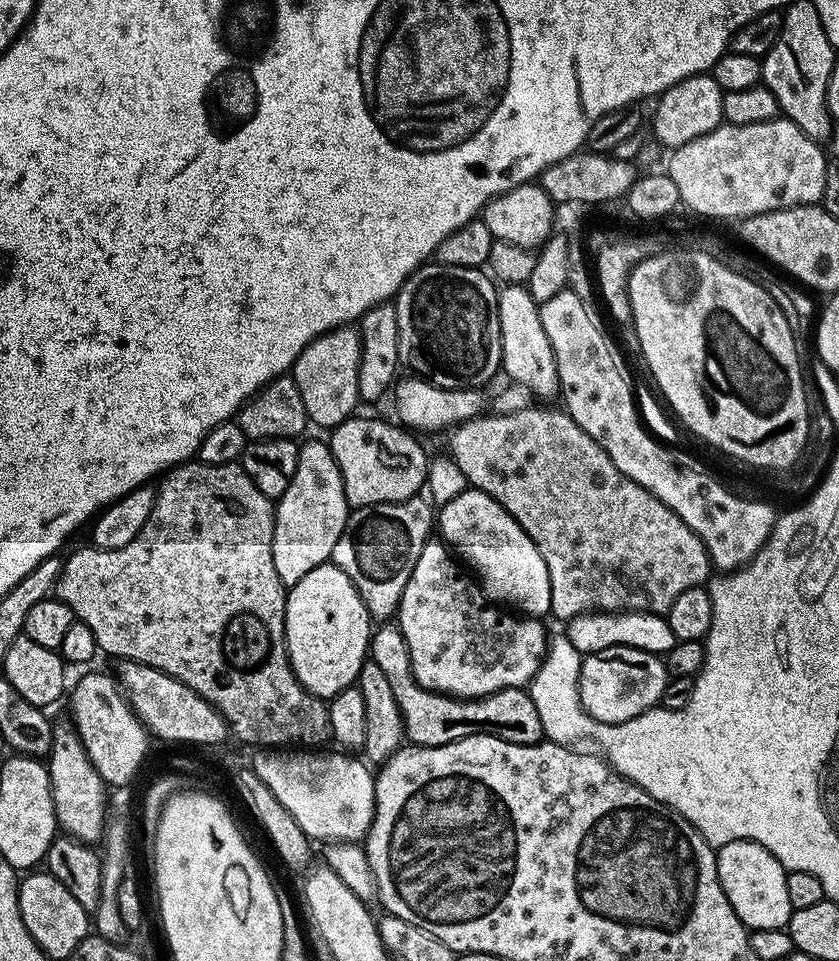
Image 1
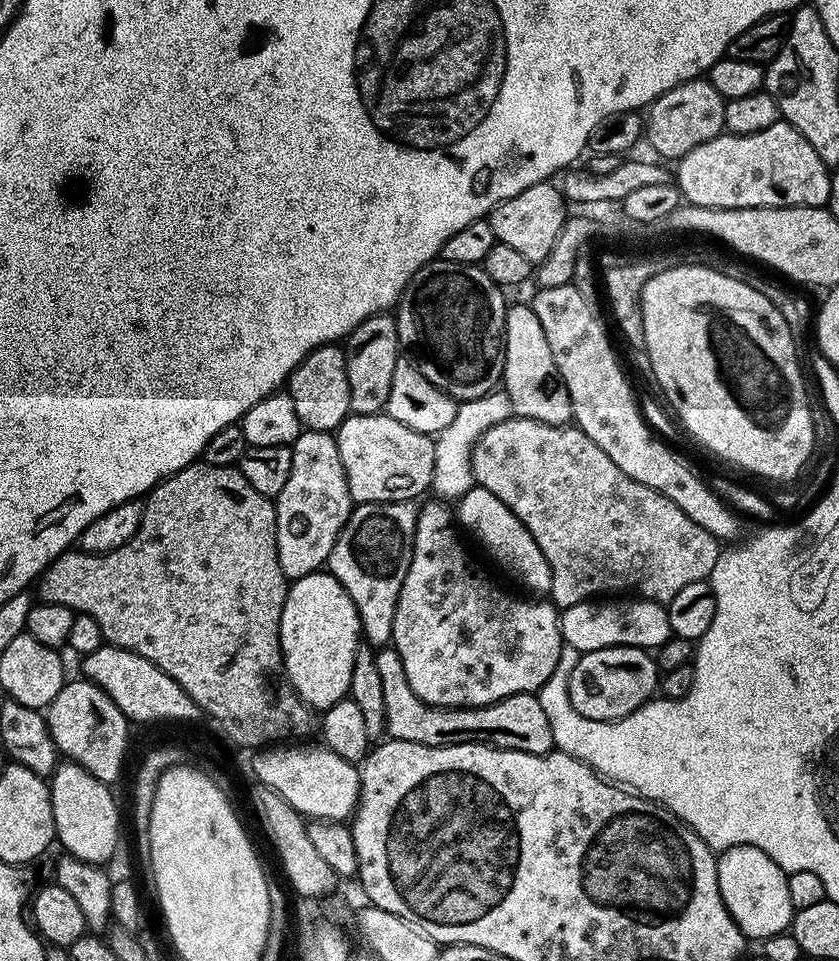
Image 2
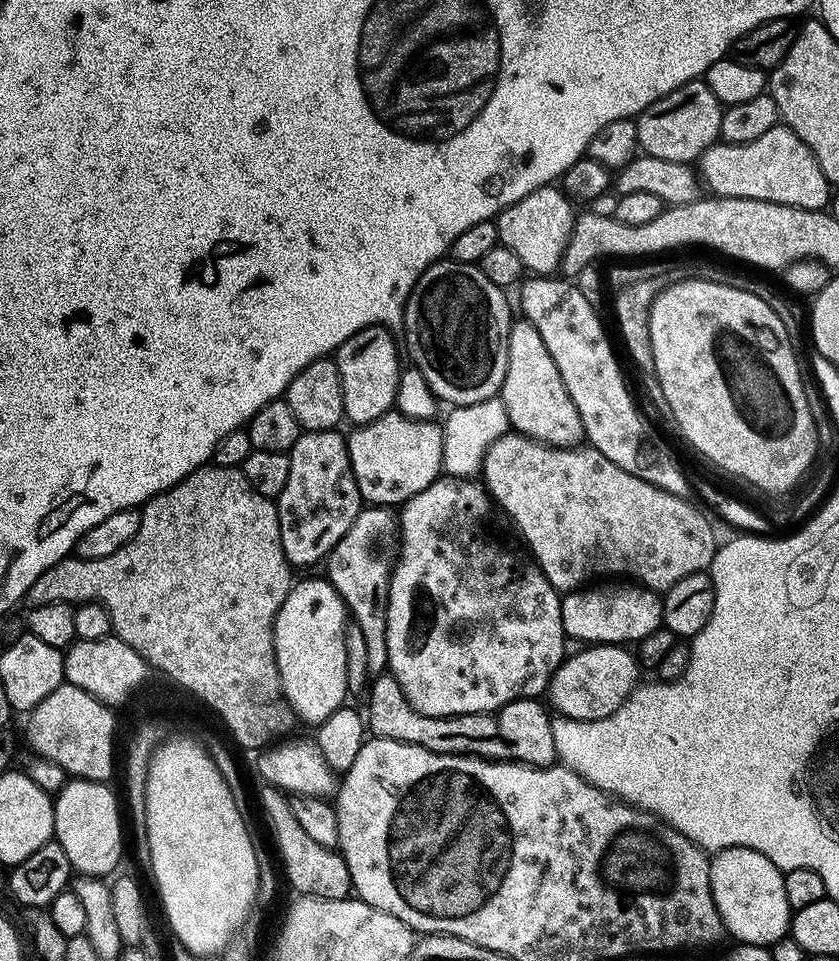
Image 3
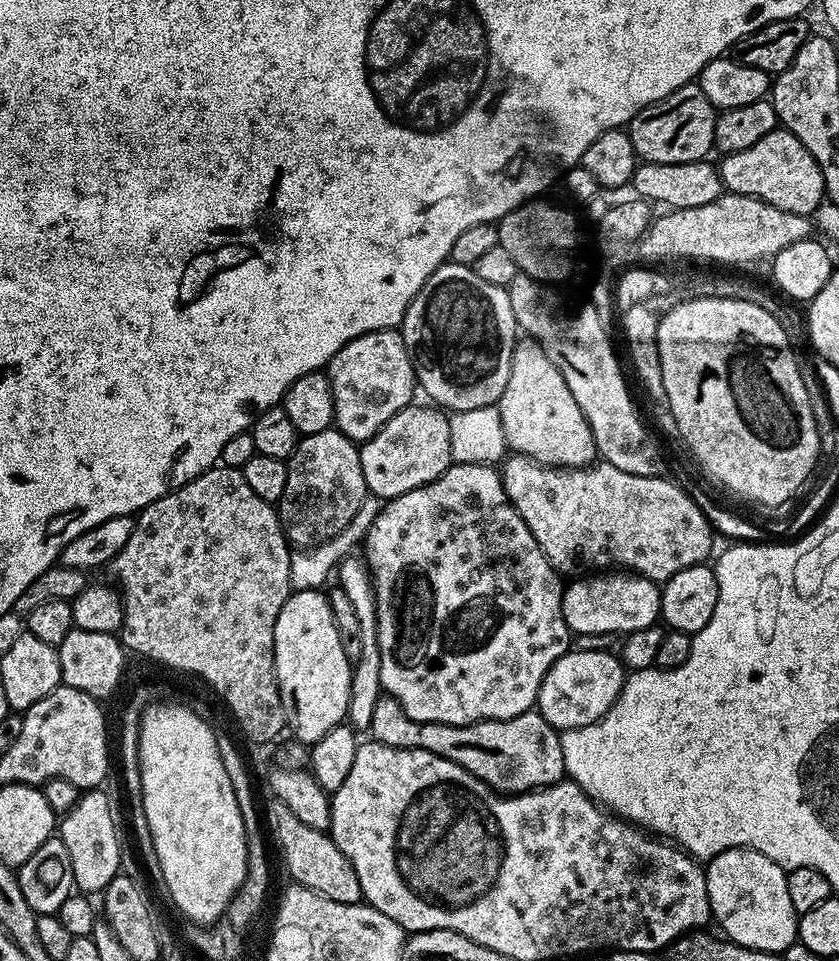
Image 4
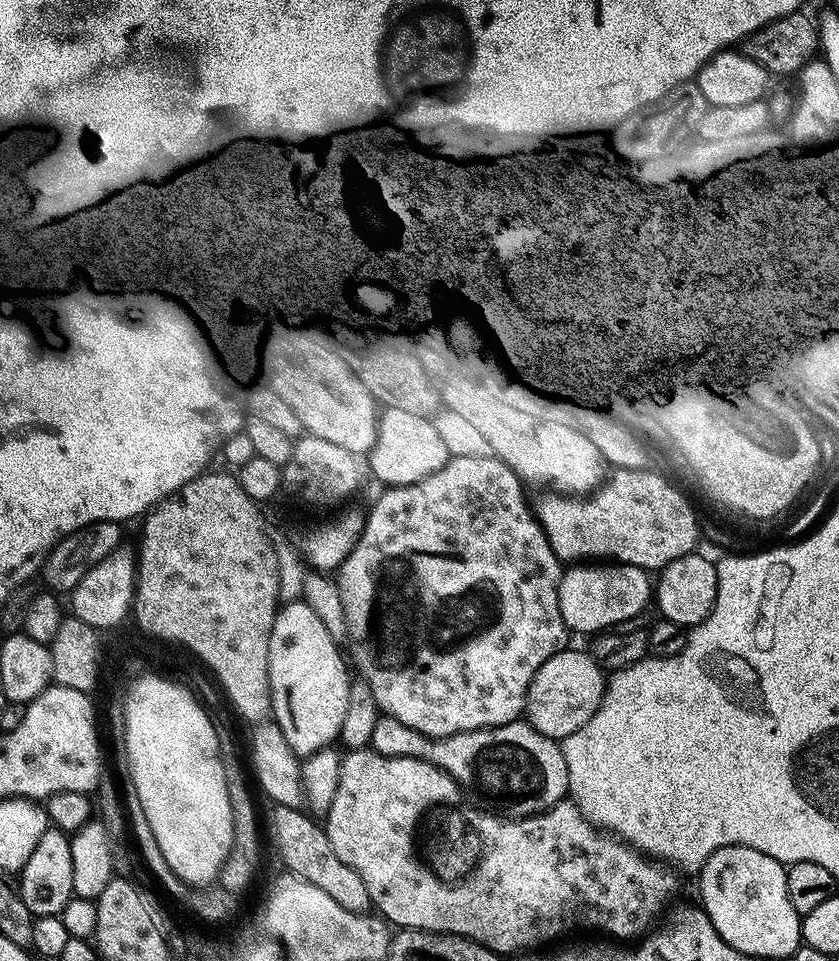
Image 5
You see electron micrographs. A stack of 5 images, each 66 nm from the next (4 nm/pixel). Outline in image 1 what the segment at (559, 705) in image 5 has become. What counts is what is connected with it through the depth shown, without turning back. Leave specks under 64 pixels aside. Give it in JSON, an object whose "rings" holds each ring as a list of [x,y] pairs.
{"rings":[[[614,646],[583,657],[577,690],[584,709],[600,724],[621,724],[657,707],[669,679],[668,665],[657,653]]]}

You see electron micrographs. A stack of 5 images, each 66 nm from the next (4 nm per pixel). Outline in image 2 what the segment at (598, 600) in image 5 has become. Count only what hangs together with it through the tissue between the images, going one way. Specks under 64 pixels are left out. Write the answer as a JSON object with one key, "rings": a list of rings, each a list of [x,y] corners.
{"rings":[[[612,598],[609,604],[604,602],[585,602],[575,604],[560,612],[560,633],[565,645],[573,647],[581,654],[602,650],[603,648],[642,648],[655,650],[661,648],[667,640],[672,639],[672,627],[668,617],[668,609],[657,600],[642,600],[639,598]]]}

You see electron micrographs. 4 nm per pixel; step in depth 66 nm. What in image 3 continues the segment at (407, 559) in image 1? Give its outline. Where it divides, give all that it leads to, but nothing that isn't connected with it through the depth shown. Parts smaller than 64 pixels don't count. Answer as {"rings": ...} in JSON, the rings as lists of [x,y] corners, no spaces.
{"rings":[[[388,506],[365,507],[354,518],[350,530],[333,546],[332,551],[326,557],[328,572],[326,578],[338,590],[338,594],[344,600],[344,606],[350,613],[351,623],[362,630],[362,638],[366,638],[366,651],[370,673],[380,674],[388,667],[388,651],[386,650],[386,606],[388,605],[388,587],[392,570],[398,555],[398,516]]]}

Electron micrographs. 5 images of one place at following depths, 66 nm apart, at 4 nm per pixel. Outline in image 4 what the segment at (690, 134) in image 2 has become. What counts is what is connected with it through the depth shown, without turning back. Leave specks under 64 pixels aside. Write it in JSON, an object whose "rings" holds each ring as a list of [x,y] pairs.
{"rings":[[[699,83],[683,84],[666,98],[646,106],[626,125],[637,157],[649,164],[681,164],[705,159],[713,151],[718,109],[702,94]]]}

